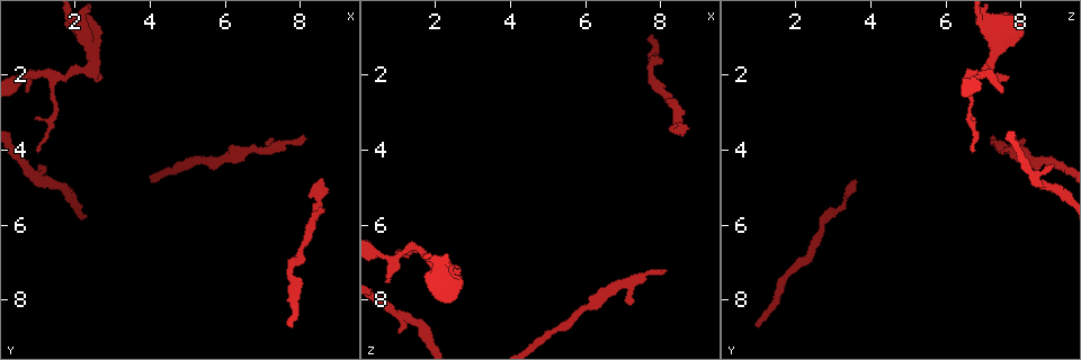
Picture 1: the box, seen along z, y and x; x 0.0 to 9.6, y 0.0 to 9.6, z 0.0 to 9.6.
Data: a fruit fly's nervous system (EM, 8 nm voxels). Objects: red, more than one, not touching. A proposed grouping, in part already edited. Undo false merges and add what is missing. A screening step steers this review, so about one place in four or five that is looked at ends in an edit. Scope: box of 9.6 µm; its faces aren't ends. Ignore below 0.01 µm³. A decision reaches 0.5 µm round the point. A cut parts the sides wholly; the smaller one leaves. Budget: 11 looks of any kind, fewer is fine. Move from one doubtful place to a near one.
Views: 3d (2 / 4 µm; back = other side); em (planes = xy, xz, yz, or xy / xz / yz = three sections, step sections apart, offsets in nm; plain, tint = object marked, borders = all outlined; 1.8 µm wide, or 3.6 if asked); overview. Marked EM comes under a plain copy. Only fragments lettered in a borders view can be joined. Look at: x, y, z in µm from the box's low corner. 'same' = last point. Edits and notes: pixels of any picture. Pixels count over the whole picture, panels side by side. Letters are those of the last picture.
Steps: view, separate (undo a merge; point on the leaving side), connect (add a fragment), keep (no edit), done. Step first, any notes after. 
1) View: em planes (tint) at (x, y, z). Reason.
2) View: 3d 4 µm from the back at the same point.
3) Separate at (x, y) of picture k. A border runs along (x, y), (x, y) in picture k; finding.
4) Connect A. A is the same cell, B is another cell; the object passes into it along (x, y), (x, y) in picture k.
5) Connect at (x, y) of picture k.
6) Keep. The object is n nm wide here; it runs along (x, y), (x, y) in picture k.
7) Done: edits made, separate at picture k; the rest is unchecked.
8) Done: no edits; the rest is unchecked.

View: em planes (borders) at (1.00, 4.40, 8.85). Free end.

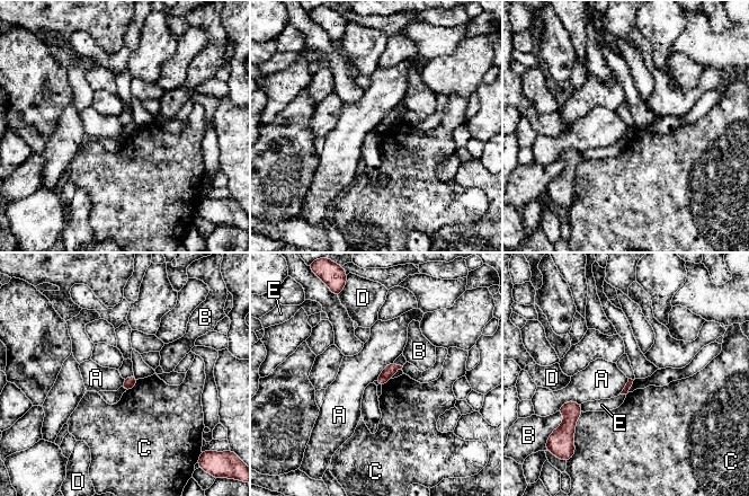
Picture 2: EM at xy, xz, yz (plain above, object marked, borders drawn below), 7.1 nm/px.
Keep. A, B, C, D and E are other cells; a border runs along (580, 404), (565, 401), (556, 410) in picture 2; no lettered fragment goes on from it.

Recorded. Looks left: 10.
View: 3d 2 µm at (0.70, 2.40, 7.50). Branch stops here.

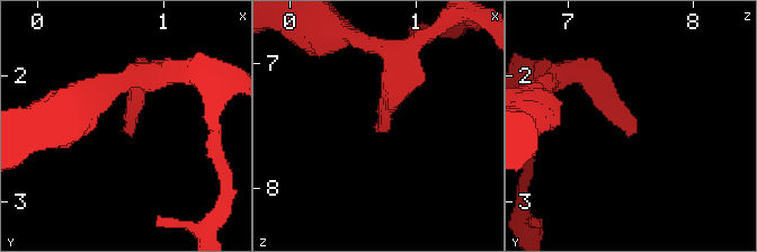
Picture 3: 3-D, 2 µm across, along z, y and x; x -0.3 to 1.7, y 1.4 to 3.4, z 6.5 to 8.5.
View: em yz step 16 (borders) at (0.74, 2.48, 7.50).

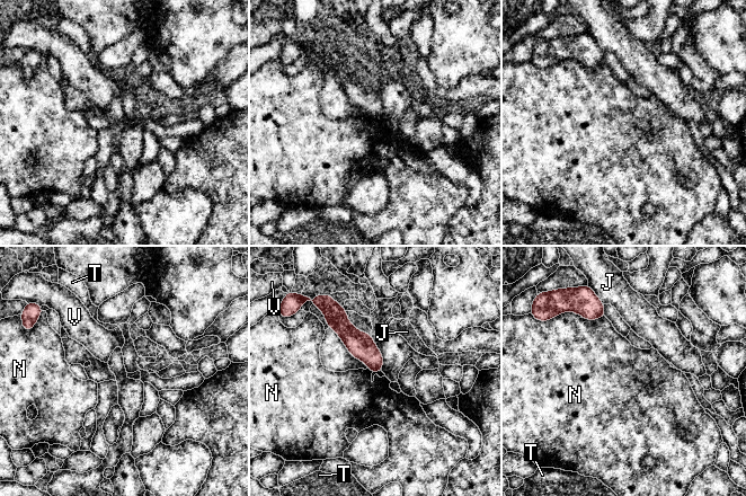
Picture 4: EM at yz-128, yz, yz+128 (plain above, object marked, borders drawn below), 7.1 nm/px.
Keep. J, N, T and V are other cells; a border runs along (578, 313), (589, 320), (604, 317) in picture 4; no lettered fragment goes on from it.

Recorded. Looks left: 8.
View: em planes (tint) at (2.50, 1.80, 7.15). Calibre changes.

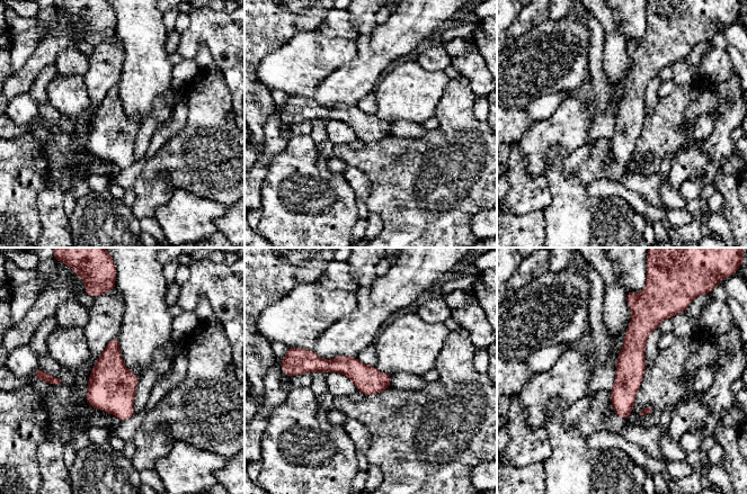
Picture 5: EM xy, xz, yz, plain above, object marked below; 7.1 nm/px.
View: em planes (borders) at the same point.

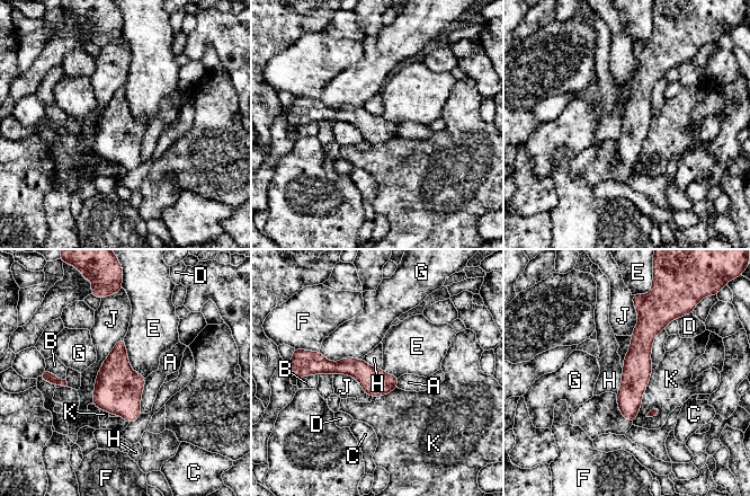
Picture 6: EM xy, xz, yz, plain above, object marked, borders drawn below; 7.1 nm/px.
Keep. The object is 200 nm wide here; A, B, C, D, E, F, G, H, J and K are other cells; it runs along (642, 309), (631, 417) in picture 6; continuous, no second neuron.

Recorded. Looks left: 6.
View: em yz step 16 (borders) at (8.10, 3.65, 7.25). Free end.

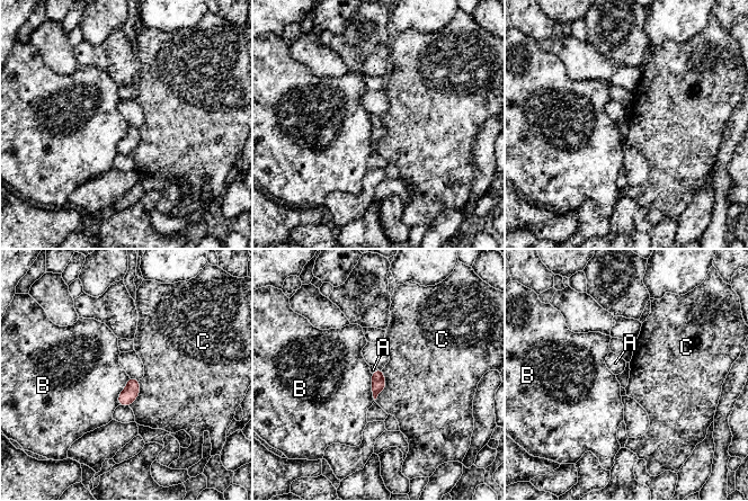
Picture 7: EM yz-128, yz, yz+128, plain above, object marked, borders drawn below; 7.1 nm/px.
View: em xz step 4 (borders) at the same point.

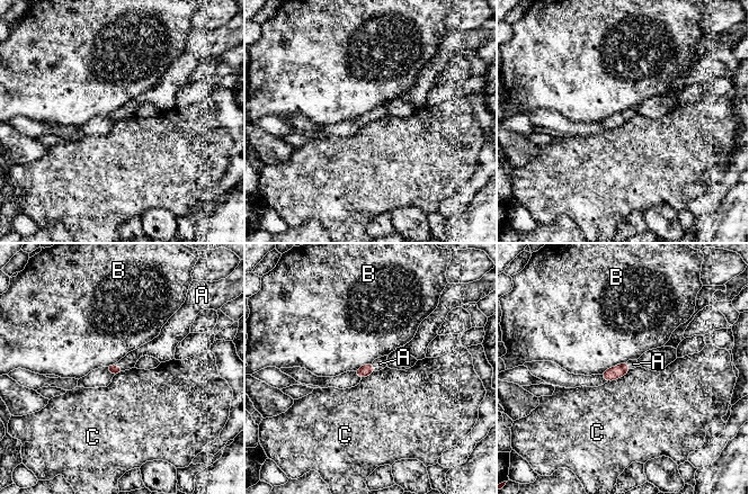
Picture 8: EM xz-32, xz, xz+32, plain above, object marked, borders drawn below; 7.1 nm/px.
Connect A. A is the same cell, B and C are other cells; the object passes into it along (114, 369), (118, 367), (128, 361) in picture 8; it goes on there.

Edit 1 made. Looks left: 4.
Done: edits made, connect at picture 8; the rest is unchecked.

